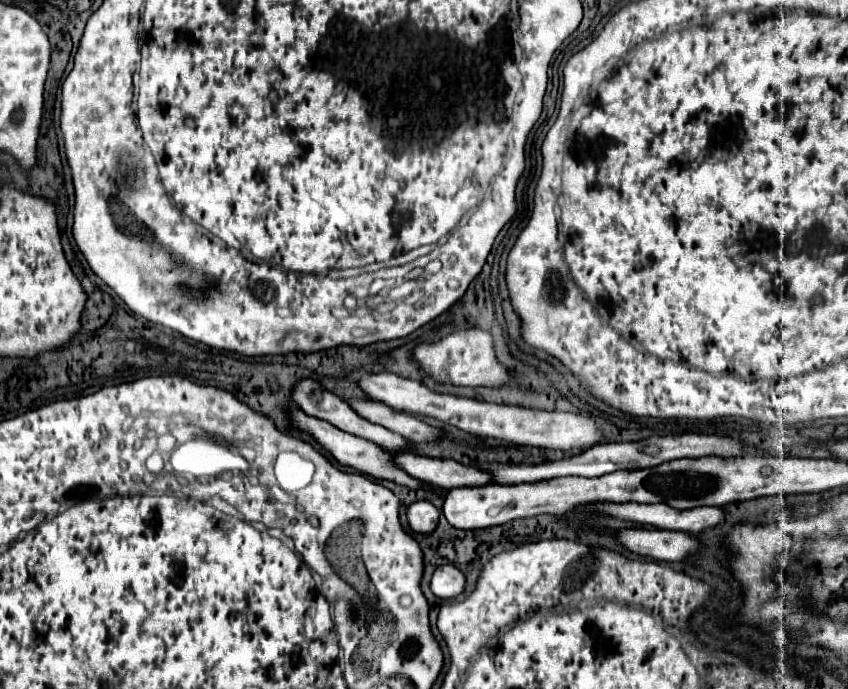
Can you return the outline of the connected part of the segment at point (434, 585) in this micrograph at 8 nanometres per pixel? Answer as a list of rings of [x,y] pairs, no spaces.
[[[440,566],[436,568],[430,588],[434,592],[434,596],[442,598],[442,600],[452,600],[458,598],[464,592],[466,586],[466,576],[462,570],[458,570],[456,566]]]

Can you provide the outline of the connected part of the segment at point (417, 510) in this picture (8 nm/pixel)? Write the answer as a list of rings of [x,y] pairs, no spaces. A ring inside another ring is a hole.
[[[426,500],[414,502],[408,508],[408,522],[414,532],[420,532],[420,534],[434,532],[434,528],[438,526],[438,518],[440,518],[438,508]]]

